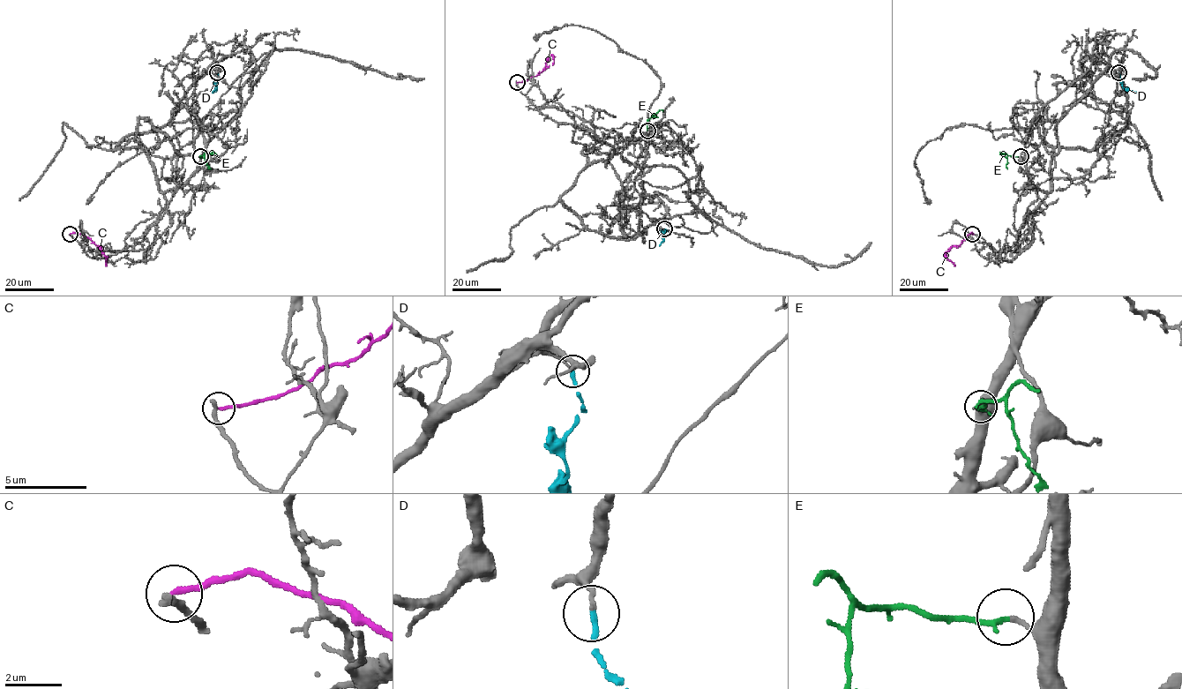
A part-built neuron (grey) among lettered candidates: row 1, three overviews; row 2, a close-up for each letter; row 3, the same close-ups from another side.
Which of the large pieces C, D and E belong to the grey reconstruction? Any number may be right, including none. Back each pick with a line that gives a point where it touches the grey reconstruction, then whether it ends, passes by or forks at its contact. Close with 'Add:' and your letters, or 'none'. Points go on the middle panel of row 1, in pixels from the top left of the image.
E: contact (647, 131); it ends
Add: E

